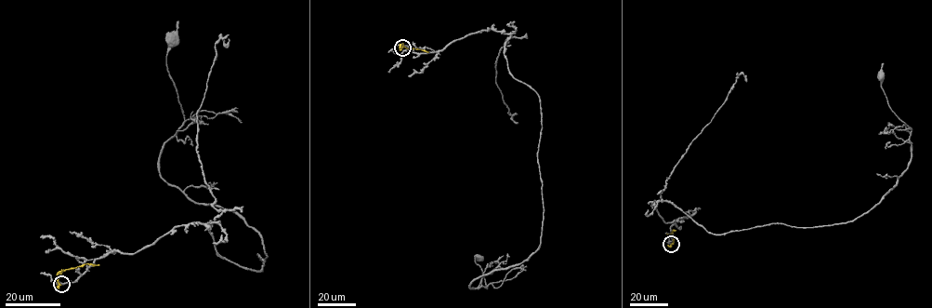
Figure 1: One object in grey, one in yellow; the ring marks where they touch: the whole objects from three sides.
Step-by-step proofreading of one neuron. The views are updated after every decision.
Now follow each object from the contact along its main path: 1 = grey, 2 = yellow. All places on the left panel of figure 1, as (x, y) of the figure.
1: (61, 285), (212, 221), (216, 250), (262, 266), (242, 219), (159, 171), (184, 120), (173, 39)
2: (61, 285), (58, 274), (61, 271), (85, 263), (99, 265)

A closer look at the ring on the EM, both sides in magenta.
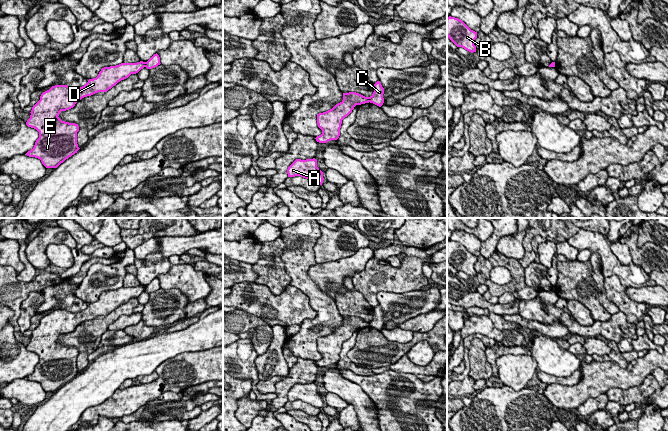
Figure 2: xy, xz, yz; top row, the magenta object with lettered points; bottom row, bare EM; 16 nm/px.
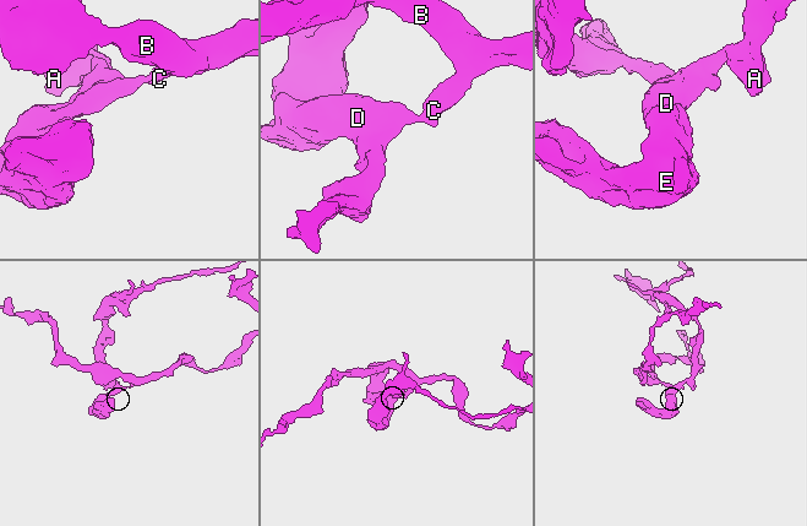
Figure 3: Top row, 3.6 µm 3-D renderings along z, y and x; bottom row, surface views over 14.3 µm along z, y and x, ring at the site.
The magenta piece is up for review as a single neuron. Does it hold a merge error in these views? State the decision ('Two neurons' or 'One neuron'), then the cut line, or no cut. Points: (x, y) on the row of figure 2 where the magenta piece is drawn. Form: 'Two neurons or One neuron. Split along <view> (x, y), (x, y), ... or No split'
Two neurons. Split along xy (144, 62), (145, 66)

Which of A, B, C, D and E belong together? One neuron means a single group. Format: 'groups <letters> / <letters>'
groups A D E / B C

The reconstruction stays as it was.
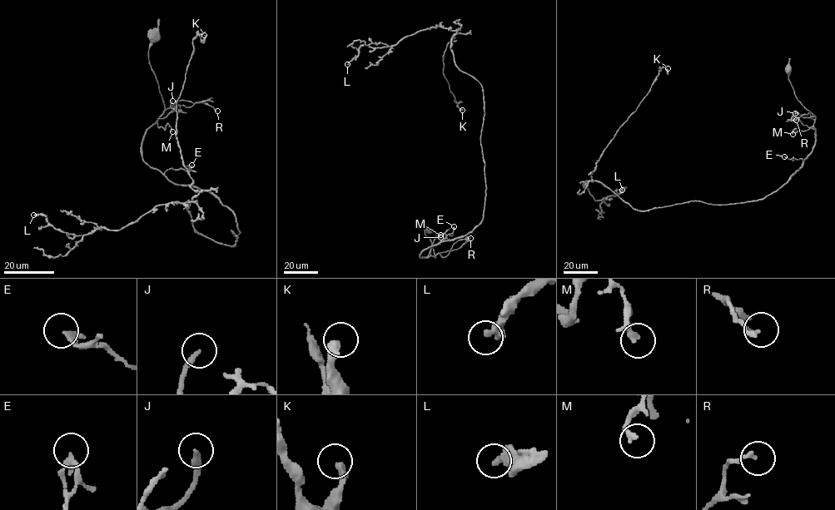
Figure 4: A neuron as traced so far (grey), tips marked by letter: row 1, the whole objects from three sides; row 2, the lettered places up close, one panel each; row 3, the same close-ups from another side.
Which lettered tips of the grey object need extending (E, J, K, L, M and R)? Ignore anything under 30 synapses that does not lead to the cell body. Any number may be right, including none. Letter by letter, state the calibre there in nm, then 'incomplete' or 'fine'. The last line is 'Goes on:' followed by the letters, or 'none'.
E: 160 nm thick; fine
J: 240 nm thick; fine
K: 320 nm thick; fine
L: 460 nm thick; fine
M: 240 nm thick; fine
R: 170 nm thick; fine
Goes on: none

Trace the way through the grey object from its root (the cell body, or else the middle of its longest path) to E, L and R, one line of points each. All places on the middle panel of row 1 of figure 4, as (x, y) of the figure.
E: (428, 230), (424, 234), (430, 240), (435, 258), (419, 254), (439, 245), (453, 231), (454, 226)
L: (428, 230), (435, 258), (419, 254), (483, 218), (484, 93), (454, 62), (455, 32), (363, 44), (347, 64)
R: (428, 230), (424, 234), (430, 240), (435, 258), (438, 253), (458, 249), (470, 238)

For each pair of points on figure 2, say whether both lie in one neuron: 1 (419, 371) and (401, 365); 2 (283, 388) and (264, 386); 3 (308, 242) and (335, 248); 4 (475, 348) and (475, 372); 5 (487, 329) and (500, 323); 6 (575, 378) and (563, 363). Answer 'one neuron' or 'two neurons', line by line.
1: one neuron
2: two neurons
3: two neurons
4: one neuron
5: two neurons
6: two neurons

